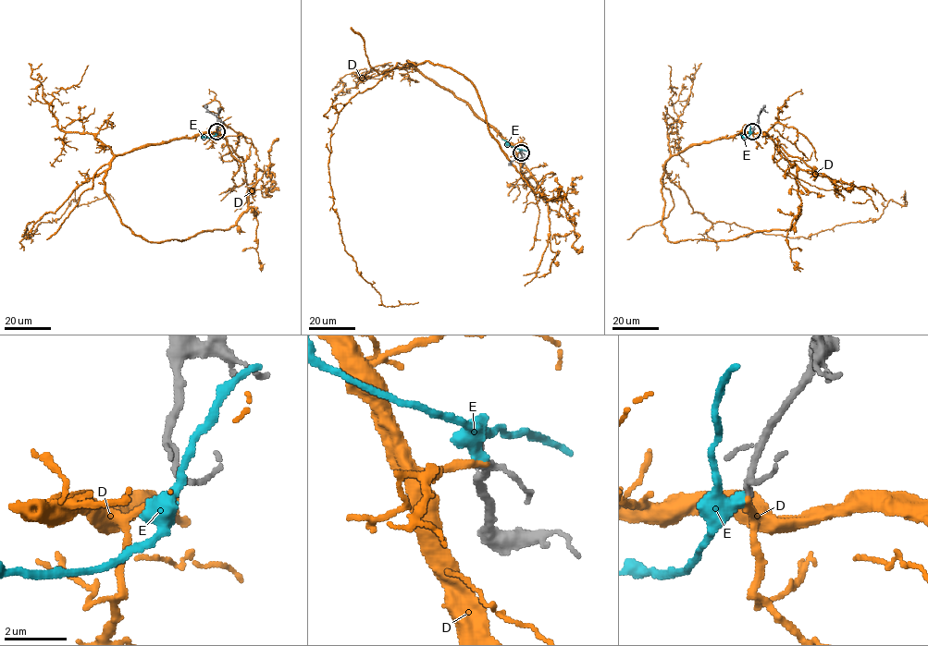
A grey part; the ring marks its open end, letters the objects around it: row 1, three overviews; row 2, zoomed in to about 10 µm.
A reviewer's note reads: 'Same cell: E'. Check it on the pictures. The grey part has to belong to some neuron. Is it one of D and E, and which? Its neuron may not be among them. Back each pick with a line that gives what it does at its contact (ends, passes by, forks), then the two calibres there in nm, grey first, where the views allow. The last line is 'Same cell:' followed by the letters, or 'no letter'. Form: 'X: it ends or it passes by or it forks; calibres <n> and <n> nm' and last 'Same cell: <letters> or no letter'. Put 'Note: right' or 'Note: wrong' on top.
Note: wrong
D: it ends; calibres 180 and 240 nm
Same cell: D

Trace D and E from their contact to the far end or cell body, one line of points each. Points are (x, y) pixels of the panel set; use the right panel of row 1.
D: (752, 131), (665, 163), (670, 241), (789, 230), (799, 169), (828, 178), (843, 201)
E: (752, 131), (748, 137), (739, 134)

